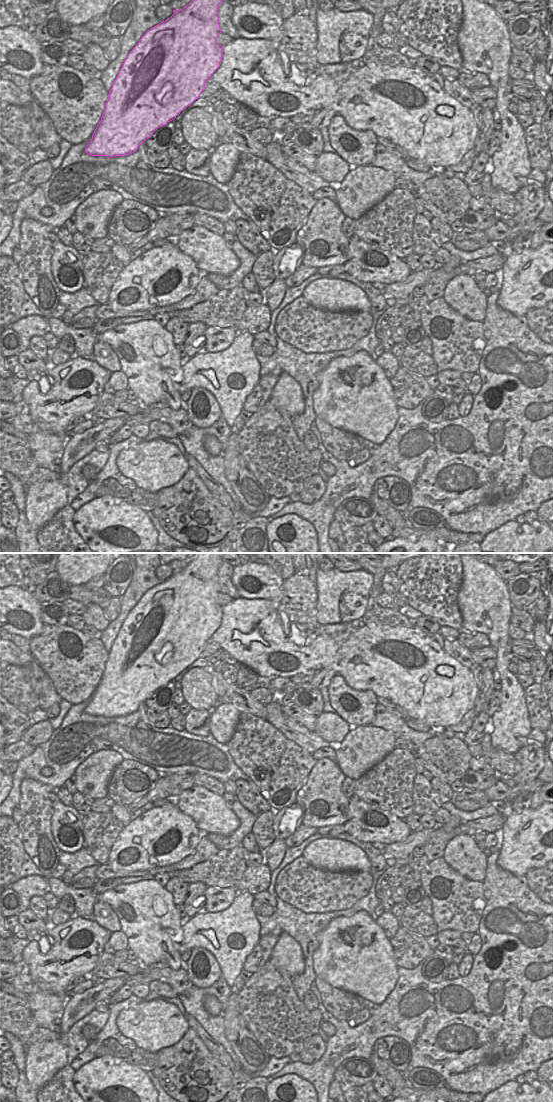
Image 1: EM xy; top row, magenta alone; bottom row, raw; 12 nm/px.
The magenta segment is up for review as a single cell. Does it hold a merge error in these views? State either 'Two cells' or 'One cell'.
One cell.

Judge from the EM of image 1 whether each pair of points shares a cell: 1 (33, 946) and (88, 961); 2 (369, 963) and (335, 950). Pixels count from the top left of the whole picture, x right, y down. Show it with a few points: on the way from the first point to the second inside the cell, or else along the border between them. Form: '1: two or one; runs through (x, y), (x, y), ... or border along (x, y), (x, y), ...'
1: one; runs through (39, 962), (43, 966), (58, 966), (72, 962)
2: one; runs through (361, 961), (354, 955), (343, 955)

